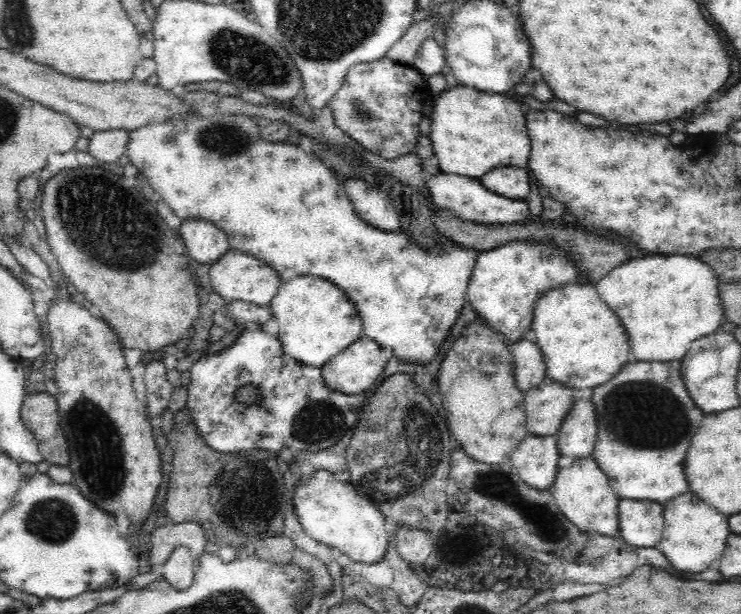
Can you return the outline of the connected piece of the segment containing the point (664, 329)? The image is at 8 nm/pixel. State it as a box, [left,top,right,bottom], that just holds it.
[595,255,725,362]

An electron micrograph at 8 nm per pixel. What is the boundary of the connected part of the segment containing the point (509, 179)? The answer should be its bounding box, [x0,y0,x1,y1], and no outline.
[479,168,530,200]

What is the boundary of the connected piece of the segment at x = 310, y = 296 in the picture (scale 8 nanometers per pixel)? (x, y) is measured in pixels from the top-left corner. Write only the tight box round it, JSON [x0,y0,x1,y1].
[269,275,364,368]

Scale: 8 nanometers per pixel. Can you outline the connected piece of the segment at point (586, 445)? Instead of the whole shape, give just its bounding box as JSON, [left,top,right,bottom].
[557,400,597,457]

